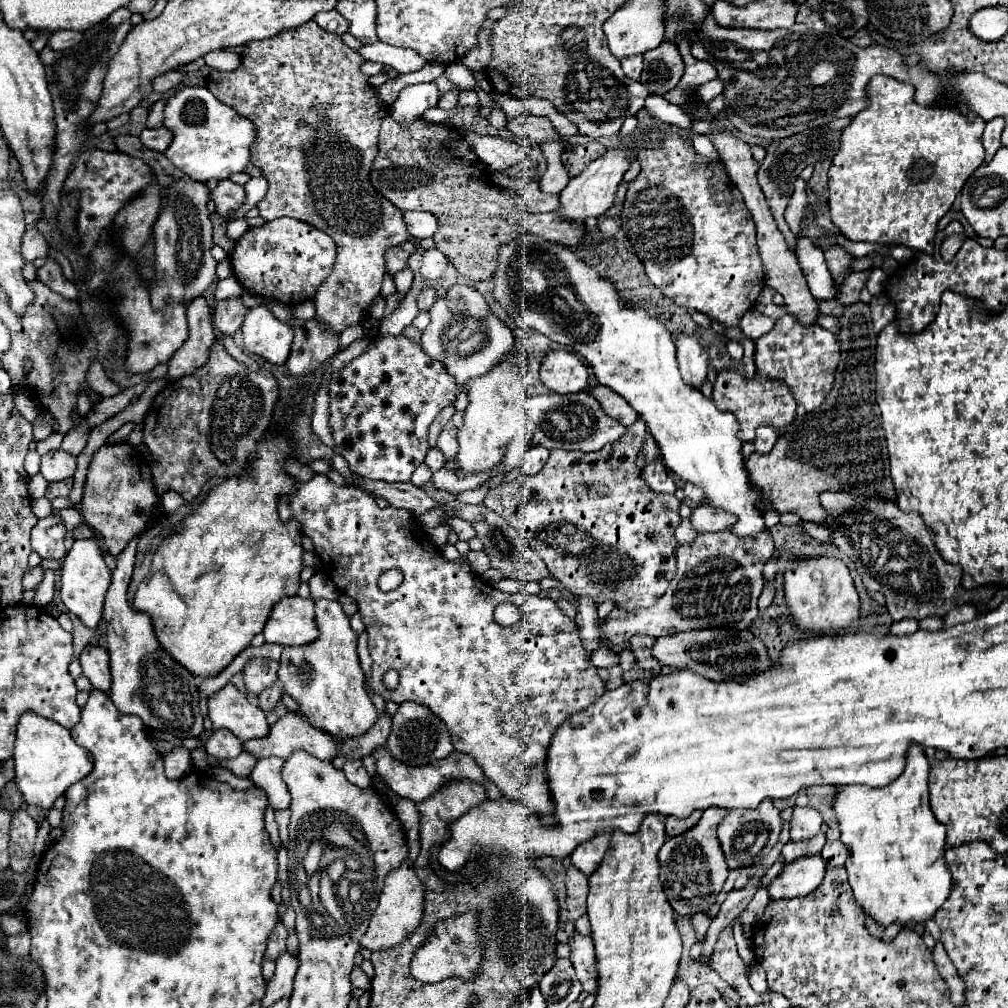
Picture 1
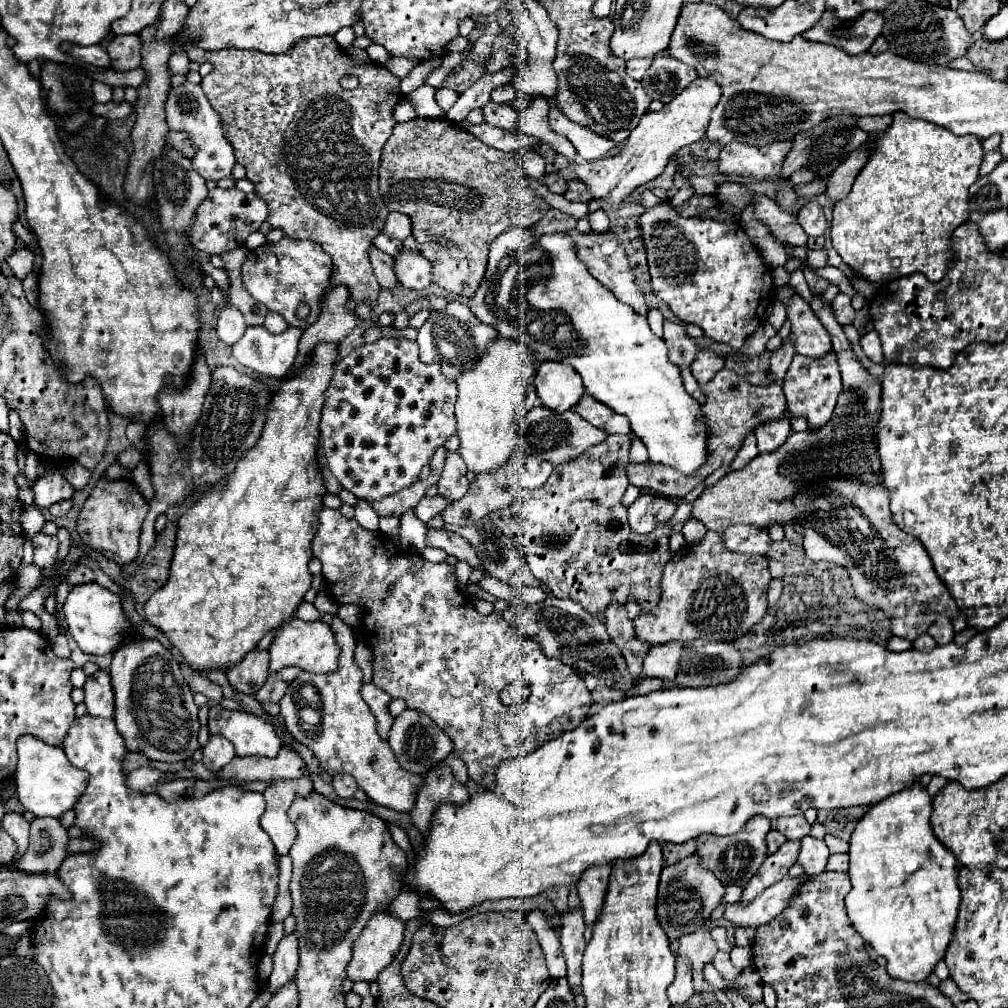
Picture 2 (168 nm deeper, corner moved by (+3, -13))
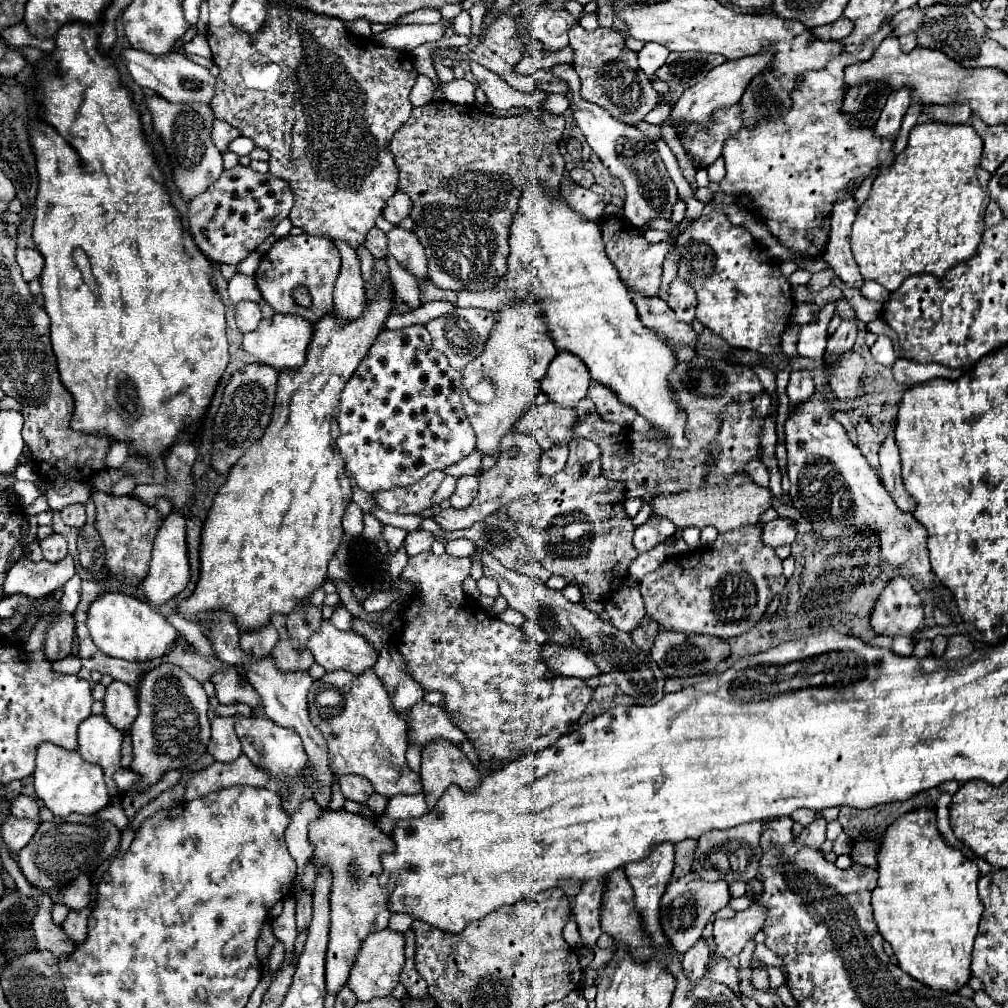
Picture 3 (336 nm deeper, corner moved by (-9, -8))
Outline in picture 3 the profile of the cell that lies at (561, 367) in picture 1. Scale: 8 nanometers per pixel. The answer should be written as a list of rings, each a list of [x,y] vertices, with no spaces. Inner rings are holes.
[[[558,352],[542,380],[542,392],[556,404],[572,408],[586,396],[590,374],[584,362],[568,352]]]

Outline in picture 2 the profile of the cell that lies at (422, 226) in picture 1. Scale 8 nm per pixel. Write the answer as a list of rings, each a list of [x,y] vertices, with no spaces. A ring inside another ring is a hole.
[[[390,213],[388,215],[388,223],[384,227],[384,231],[388,237],[394,237],[394,239],[408,239],[412,237],[412,223],[408,219],[408,215],[402,215],[402,213]]]

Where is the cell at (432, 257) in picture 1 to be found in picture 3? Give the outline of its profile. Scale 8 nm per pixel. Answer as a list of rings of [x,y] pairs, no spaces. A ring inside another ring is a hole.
[[[394,226],[388,234],[388,252],[418,280],[426,278],[426,258],[424,248],[420,246],[416,234],[412,230],[404,230]]]

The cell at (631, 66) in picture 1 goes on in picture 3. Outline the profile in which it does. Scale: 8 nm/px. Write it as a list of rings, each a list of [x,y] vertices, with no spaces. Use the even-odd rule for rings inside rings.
[[[648,42],[648,44],[638,52],[640,70],[642,70],[646,76],[654,76],[654,72],[656,72],[660,66],[664,66],[668,54],[670,54],[670,50],[668,50],[666,46]]]

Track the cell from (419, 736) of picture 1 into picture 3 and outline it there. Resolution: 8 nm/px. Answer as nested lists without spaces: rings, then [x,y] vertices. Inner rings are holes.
[[[424,700],[418,702],[416,706],[412,706],[408,740],[424,748],[438,736],[452,740],[454,744],[462,744],[466,740],[466,734],[450,722],[448,712],[442,706],[428,704]]]

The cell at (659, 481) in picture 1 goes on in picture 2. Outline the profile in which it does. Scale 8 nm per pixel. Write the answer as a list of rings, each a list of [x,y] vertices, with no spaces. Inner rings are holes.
[[[640,495],[628,507],[630,527],[636,533],[648,533],[652,527],[668,521],[676,513],[676,501],[660,495]]]

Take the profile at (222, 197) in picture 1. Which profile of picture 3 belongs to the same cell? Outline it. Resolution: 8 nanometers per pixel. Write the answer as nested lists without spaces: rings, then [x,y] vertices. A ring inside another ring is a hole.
[[[238,164],[224,170],[216,182],[190,200],[188,224],[194,242],[210,260],[236,266],[254,252],[284,218],[288,218],[292,206],[294,194],[286,180]]]

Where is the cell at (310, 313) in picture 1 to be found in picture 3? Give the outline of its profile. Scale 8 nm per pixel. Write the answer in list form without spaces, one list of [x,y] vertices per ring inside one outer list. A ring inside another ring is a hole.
[[[274,314],[274,318],[262,320],[256,330],[244,334],[244,350],[252,354],[258,362],[268,364],[276,370],[284,370],[284,368],[294,370],[304,364],[310,338],[312,338],[312,324],[308,320],[288,314]]]

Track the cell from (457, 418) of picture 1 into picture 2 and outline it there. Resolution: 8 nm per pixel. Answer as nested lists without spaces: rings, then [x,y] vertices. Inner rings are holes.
[[[454,451],[454,453],[446,455],[444,471],[442,471],[440,481],[438,481],[438,493],[444,495],[450,501],[456,501],[456,499],[464,497],[466,491],[468,491],[466,467],[464,467],[464,461],[462,461],[460,453]]]

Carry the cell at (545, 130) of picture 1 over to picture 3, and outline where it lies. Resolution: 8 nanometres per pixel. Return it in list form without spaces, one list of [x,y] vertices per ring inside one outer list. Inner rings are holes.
[[[472,62],[470,70],[476,78],[476,84],[488,96],[488,104],[492,108],[510,110],[510,108],[516,108],[516,106],[534,106],[536,100],[544,100],[548,96],[546,92],[530,92],[530,94],[518,92],[518,90],[510,88],[498,74],[488,72],[484,66],[480,66],[476,62]]]

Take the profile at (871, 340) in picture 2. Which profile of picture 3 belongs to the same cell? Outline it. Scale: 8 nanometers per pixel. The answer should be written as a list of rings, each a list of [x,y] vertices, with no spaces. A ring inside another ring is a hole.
[[[878,336],[876,344],[870,348],[870,352],[872,352],[872,358],[884,366],[892,366],[896,360],[892,340],[888,336]]]

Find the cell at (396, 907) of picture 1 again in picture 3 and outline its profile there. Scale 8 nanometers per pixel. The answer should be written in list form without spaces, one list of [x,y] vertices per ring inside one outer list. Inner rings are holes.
[[[386,928],[382,932],[368,934],[368,938],[362,942],[346,986],[356,994],[358,1002],[390,996],[394,986],[398,984],[398,976],[402,968],[404,968],[404,934]]]

